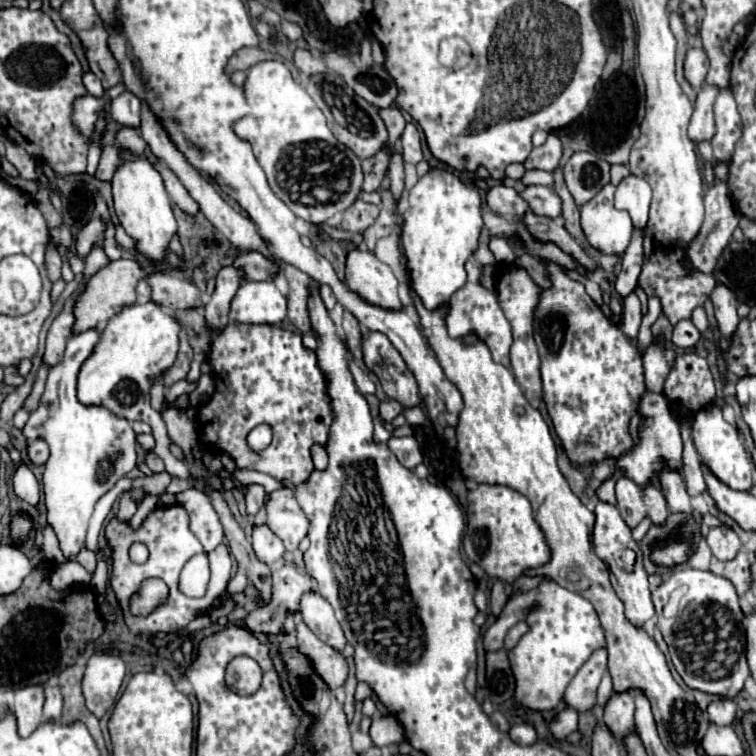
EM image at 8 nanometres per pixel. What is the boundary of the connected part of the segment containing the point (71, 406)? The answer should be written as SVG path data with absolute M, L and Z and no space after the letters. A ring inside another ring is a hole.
M96 329L68 339L64 363L50 369L40 405L30 413L30 419L22 427L26 439L42 437L50 445L50 459L44 465L46 469L42 477L46 517L48 525L58 537L60 551L68 561L76 559L84 545L88 521L96 501L120 477L136 467L136 435L132 431L132 423L112 415L110 411L104 411L104 407L84 407L76 399L76 371L80 369L80 363L88 359L98 339L100 335ZM106 457L112 459L112 471L106 481L100 481L98 467L102 461L106 461Z

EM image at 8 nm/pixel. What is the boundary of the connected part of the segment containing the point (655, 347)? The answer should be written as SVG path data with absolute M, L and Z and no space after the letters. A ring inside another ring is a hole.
M652 343L643 354L643 367L646 369L646 388L654 393L662 393L664 385L662 381L672 371L676 353L670 347L662 347L660 343ZM662 375L662 377L660 377Z

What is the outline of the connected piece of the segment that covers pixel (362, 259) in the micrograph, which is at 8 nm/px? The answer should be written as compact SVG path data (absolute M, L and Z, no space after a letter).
M352 249L346 257L346 283L352 291L364 295L368 303L380 303L380 307L402 309L398 297L398 281L388 265L376 259L368 249Z

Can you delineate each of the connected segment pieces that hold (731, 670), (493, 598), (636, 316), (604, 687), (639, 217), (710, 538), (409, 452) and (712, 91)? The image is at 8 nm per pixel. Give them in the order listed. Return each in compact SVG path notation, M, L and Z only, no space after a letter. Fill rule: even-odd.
M680 567L652 593L652 601L656 607L656 625L668 643L672 665L682 681L690 689L734 699L744 689L750 669L746 663L746 629L742 627L744 611L732 581L710 571ZM692 601L694 609L700 609L700 619L690 619L690 615L684 619L684 609Z
M494 581L492 589L490 589L490 611L494 615L498 615L502 611L502 607L506 605L508 595L504 593L504 583L502 581Z
M630 293L624 297L624 309L622 309L622 331L634 339L638 335L638 327L642 321L642 313L640 313L640 301L636 297L636 293Z
M604 677L602 683L600 683L600 689L598 689L598 699L596 699L596 703L598 703L600 707L604 707L612 693L614 693L614 691L612 691L612 679L610 679L610 677Z
M628 175L618 183L618 187L616 187L616 209L628 211L634 227L642 229L642 225L646 225L648 205L650 205L650 191L646 189L644 179L640 179L636 175Z
M714 527L706 535L708 547L712 549L714 557L720 561L730 561L740 551L740 539L730 527Z
M390 437L386 445L404 467L414 469L418 463L422 463L422 453L414 437Z
M704 83L702 89L696 95L696 103L694 103L694 113L690 119L690 127L688 127L688 135L692 141L700 143L704 139L712 139L714 135L714 99L720 93L720 89L716 85L708 85Z

